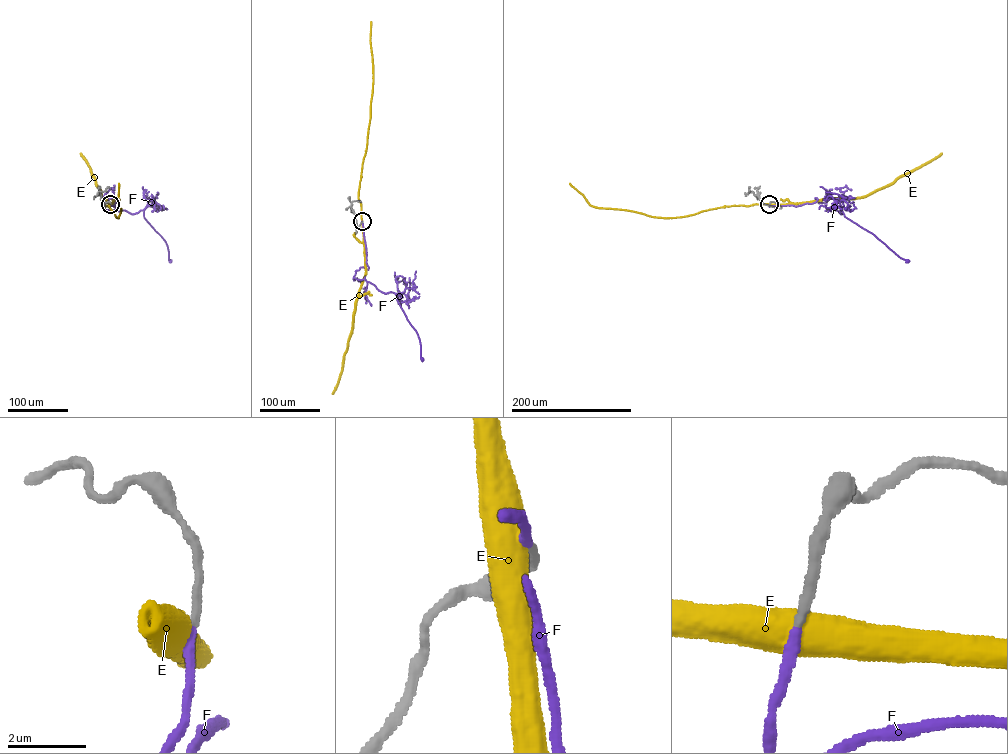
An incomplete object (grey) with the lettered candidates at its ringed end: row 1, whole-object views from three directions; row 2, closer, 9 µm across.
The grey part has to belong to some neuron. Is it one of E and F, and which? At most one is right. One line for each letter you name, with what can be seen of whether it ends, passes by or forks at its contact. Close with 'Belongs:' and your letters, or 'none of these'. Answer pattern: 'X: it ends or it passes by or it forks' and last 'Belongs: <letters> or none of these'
F: it ends
Belongs: F

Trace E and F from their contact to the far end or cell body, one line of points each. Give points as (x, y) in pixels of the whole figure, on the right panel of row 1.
E: (769, 204), (862, 197), (883, 187)
F: (769, 204), (800, 206), (815, 202), (816, 197), (827, 210), (841, 214), (841, 210), (907, 261)

